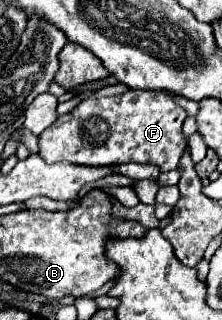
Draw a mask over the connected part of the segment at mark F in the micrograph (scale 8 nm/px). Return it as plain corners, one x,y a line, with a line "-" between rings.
129,90
121,96
109,98
87,98
79,106
75,106
69,114
59,116
43,134
39,136
39,156
49,162
71,162
83,166
109,166
109,164
157,164
161,172
175,170
179,158
185,150
185,136
181,134
181,124
187,118
187,112
179,108
171,96
149,92
149,90

